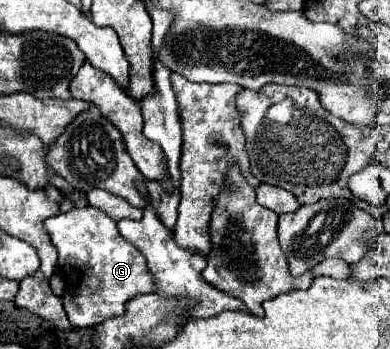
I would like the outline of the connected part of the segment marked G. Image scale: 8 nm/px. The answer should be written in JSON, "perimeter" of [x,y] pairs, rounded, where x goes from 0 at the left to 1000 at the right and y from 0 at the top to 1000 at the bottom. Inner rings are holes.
{"perimeter":[[[233,587],[213,593],[213,599],[187,593],[172,610],[151,610],[141,622],[126,622],[121,633],[110,633],[110,650],[115,650],[121,673],[131,679],[131,696],[151,719],[151,754],[146,759],[151,759],[156,782],[172,794],[177,822],[162,840],[162,874],[167,874],[172,908],[177,908],[187,937],[238,937],[238,931],[264,926],[279,908],[315,903],[321,868],[331,857],[367,845],[367,840],[397,840],[403,834],[403,817],[382,782],[372,736],[331,691],[321,691],[305,673],[300,633],[285,628],[269,605],[233,593]]]}

